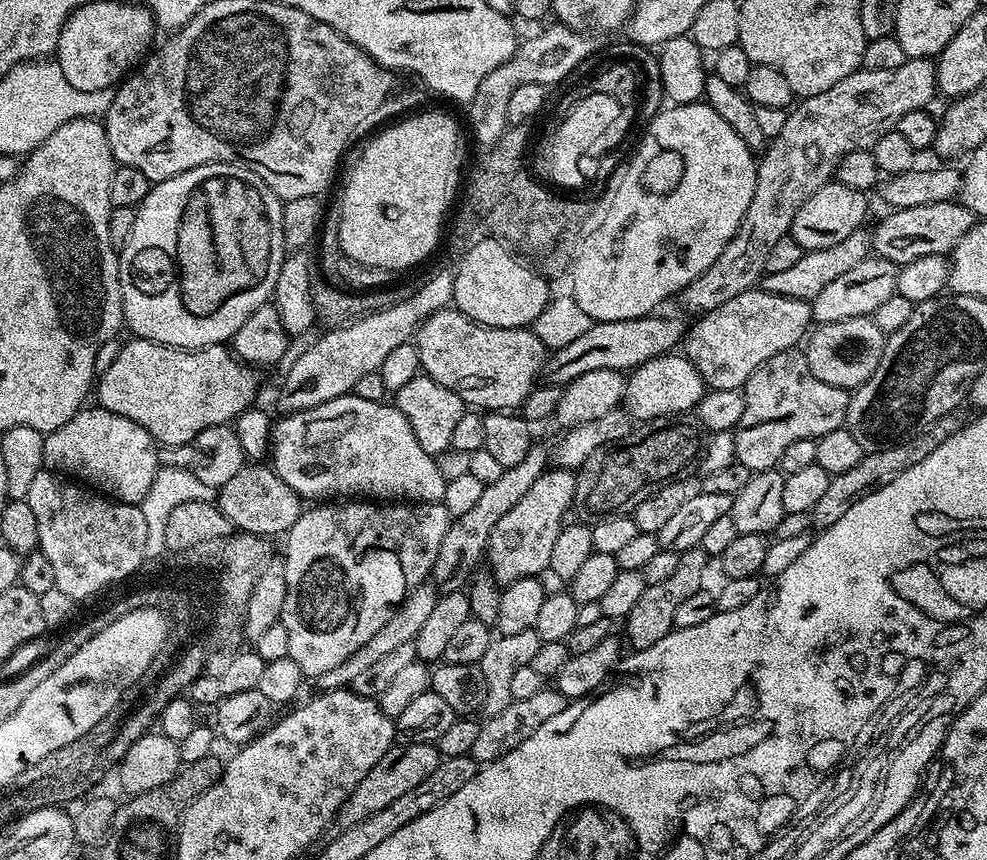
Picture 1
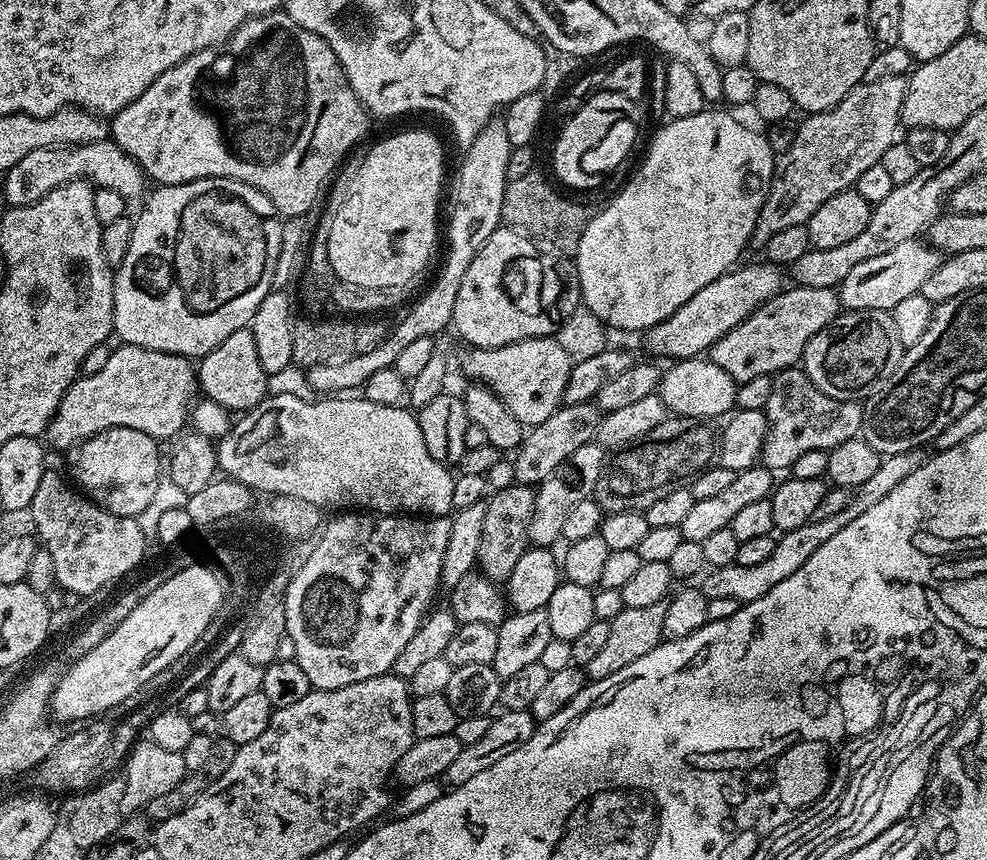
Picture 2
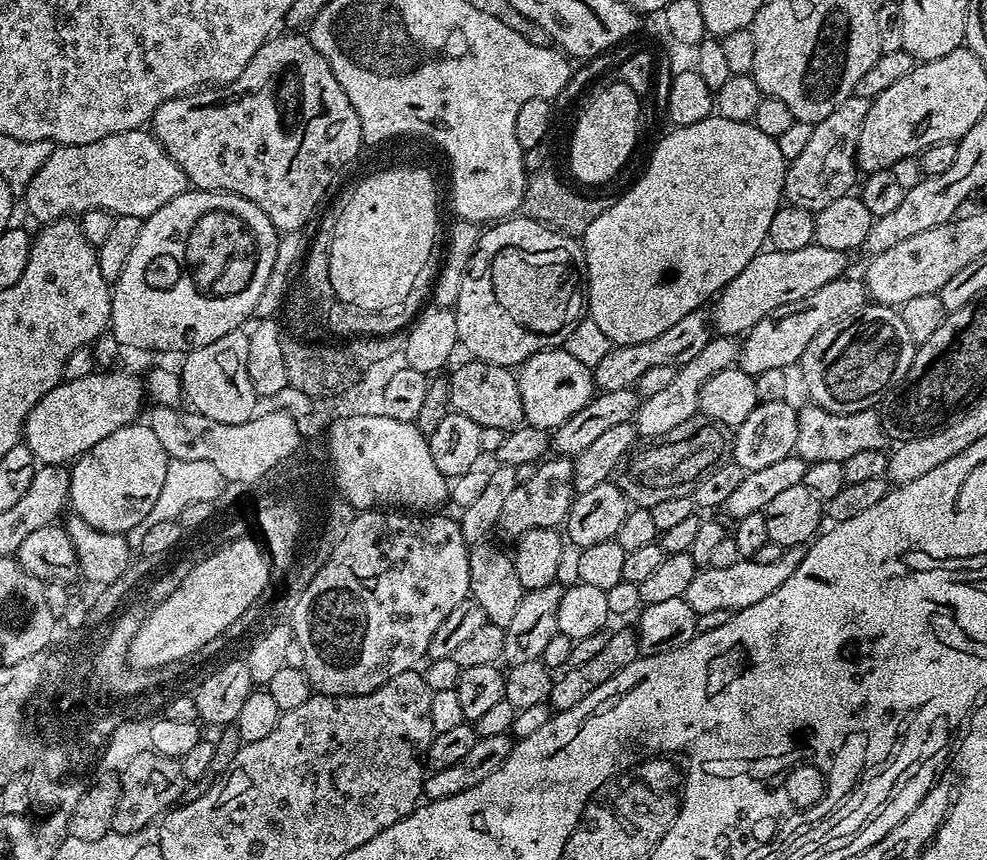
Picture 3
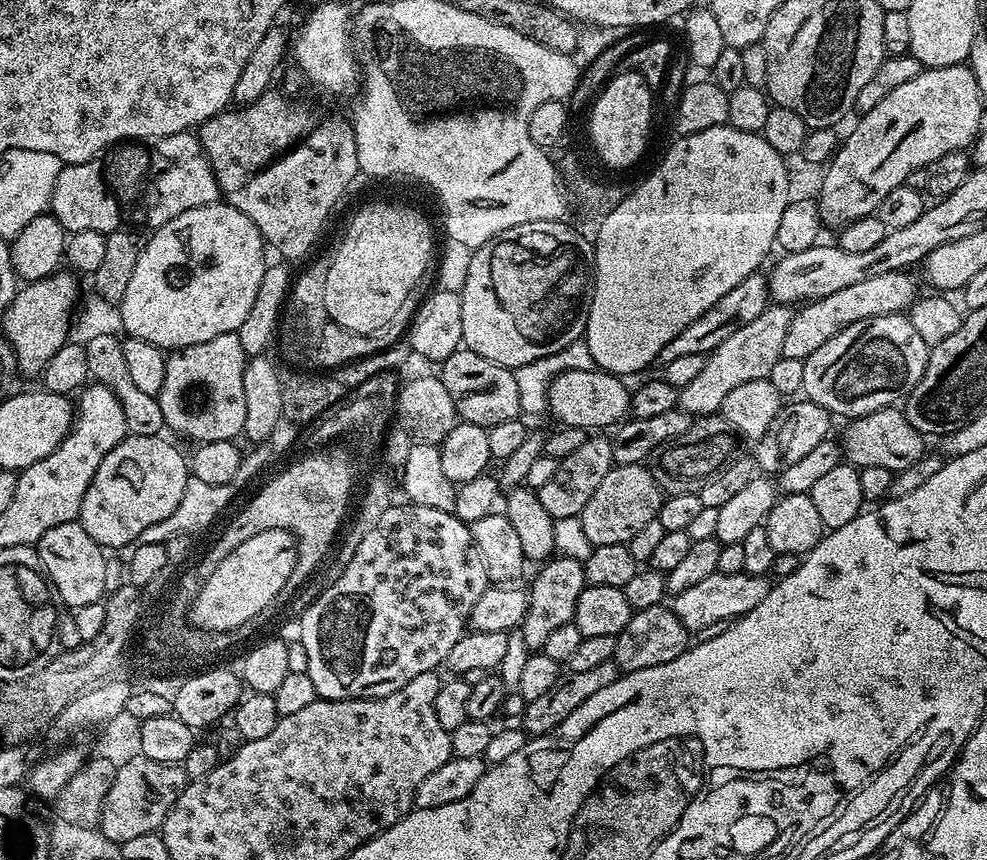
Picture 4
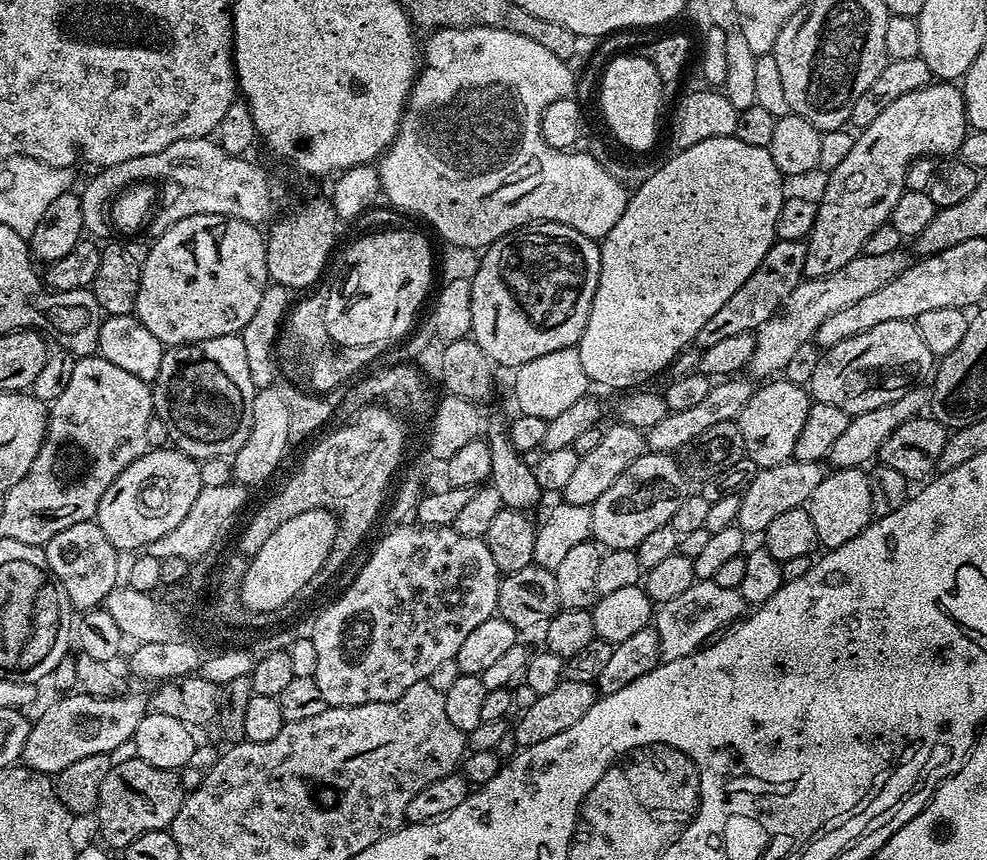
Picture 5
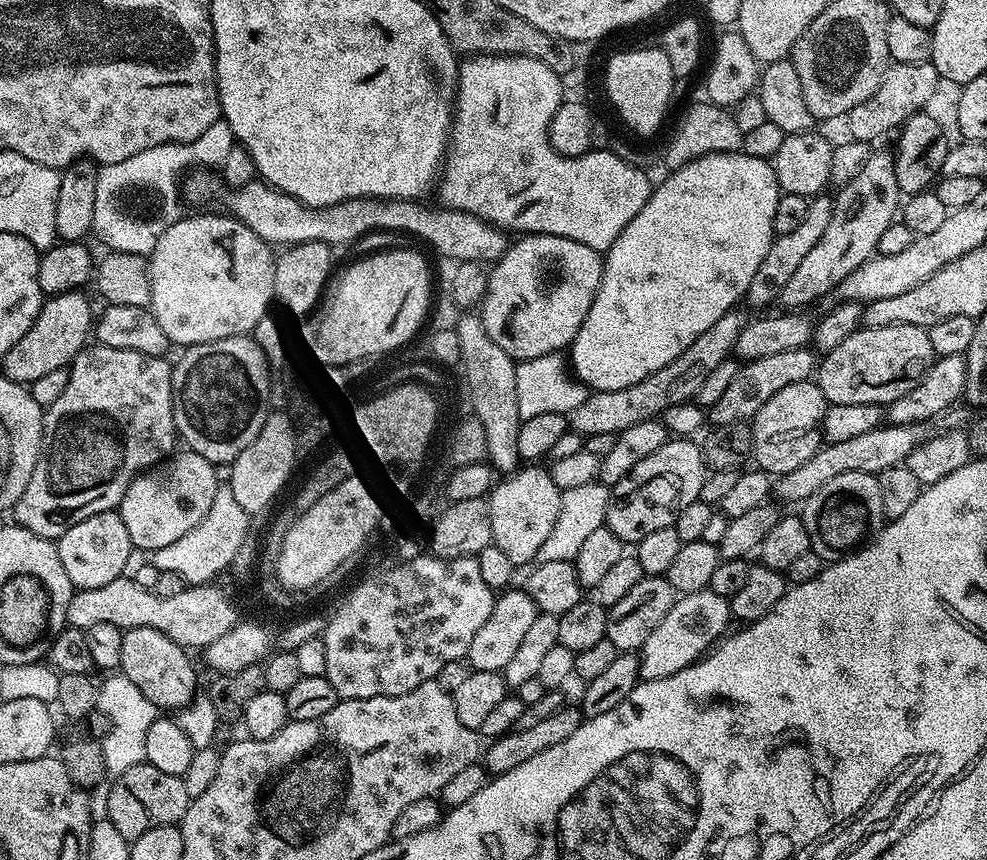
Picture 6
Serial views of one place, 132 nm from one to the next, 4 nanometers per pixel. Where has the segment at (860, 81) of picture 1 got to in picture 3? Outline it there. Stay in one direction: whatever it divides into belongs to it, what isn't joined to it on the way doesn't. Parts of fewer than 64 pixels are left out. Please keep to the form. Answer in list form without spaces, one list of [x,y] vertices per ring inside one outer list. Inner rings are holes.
[[[854,94],[846,98],[846,102],[842,102],[834,114],[812,125],[809,145],[802,150],[802,154],[798,154],[798,158],[790,161],[784,173],[784,200],[787,203],[815,214],[830,206],[830,202],[853,191],[858,180],[856,151],[860,148],[860,135],[869,103],[866,98]]]

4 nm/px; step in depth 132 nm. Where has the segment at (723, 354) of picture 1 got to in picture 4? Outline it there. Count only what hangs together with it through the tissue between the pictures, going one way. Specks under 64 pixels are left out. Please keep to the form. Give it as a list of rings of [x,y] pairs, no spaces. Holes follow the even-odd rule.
[[[908,270],[877,274],[875,278],[866,278],[854,286],[845,286],[835,294],[826,294],[826,298],[805,303],[792,313],[783,356],[803,361],[810,354],[814,354],[818,346],[830,342],[834,334],[846,330],[846,326],[854,326],[854,322],[862,322],[866,318],[907,313],[913,302],[918,299],[916,280],[912,275],[913,273]]]

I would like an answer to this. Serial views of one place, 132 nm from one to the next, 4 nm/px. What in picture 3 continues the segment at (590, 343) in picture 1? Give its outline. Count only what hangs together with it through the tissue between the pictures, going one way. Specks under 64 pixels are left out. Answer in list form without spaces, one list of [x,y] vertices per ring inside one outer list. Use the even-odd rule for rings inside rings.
[[[815,242],[802,250],[761,250],[746,262],[746,270],[735,276],[715,297],[710,308],[710,324],[715,335],[743,337],[755,324],[762,322],[762,318],[778,310],[778,306],[798,302],[814,294],[814,290],[822,290],[826,282],[834,282],[845,275],[849,271],[848,260],[845,253],[826,250],[826,246]]]

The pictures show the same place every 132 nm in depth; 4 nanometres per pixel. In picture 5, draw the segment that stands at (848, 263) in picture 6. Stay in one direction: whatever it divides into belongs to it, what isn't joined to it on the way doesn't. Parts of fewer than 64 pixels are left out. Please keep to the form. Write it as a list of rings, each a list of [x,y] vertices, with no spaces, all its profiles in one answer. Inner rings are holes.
[[[933,82],[924,88],[910,90],[910,94],[902,94],[902,98],[894,98],[894,102],[890,102],[890,106],[886,106],[886,110],[882,110],[882,114],[878,114],[878,118],[874,118],[874,122],[870,122],[870,126],[866,126],[853,139],[850,154],[846,154],[846,158],[842,158],[842,162],[838,162],[836,169],[827,177],[828,185],[825,186],[824,193],[818,196],[814,230],[806,241],[808,249],[805,277],[813,280],[829,276],[834,274],[834,270],[846,266],[846,262],[861,255],[866,246],[866,238],[870,238],[870,234],[874,234],[880,224],[889,223],[894,202],[898,202],[898,198],[906,190],[904,175],[908,167],[919,156],[944,158],[949,154],[959,153],[969,131],[964,93],[955,83]]]

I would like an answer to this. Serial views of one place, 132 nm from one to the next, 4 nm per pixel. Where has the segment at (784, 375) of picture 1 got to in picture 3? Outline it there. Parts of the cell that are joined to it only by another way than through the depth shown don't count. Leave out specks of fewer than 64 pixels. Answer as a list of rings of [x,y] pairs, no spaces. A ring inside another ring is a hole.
[[[811,402],[798,411],[798,442],[795,455],[801,456],[808,465],[814,462],[838,462],[861,453],[862,450],[884,448],[886,433],[881,413],[875,407],[857,412],[831,412]]]

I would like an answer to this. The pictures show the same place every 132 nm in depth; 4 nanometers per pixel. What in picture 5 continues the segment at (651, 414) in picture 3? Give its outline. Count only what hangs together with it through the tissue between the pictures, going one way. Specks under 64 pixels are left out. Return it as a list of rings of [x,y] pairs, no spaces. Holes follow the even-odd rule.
[[[903,251],[873,256],[861,254],[846,262],[846,266],[834,270],[834,274],[813,280],[807,278],[801,280],[786,297],[784,307],[779,313],[771,316],[761,328],[756,329],[754,333],[756,348],[752,351],[750,361],[750,371],[753,372],[751,375],[772,378],[783,373],[786,362],[790,362],[791,356],[798,351],[798,346],[809,343],[820,329],[822,322],[830,318],[830,314],[850,306],[853,302],[858,302],[861,298],[866,298],[869,294],[874,294],[874,290],[886,286],[886,282],[898,278],[898,274],[902,274],[910,263],[909,257],[906,258],[904,255]]]

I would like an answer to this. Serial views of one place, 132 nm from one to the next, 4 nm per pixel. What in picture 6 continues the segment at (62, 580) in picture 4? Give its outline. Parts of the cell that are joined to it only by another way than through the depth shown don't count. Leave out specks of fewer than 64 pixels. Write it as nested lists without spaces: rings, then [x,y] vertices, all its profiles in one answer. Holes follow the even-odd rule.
[[[115,511],[94,514],[78,522],[78,526],[70,526],[70,530],[60,536],[56,550],[60,555],[62,570],[66,570],[66,578],[70,578],[76,590],[98,590],[98,586],[114,582],[129,571],[128,559],[134,555],[126,528],[122,526],[122,520]]]

